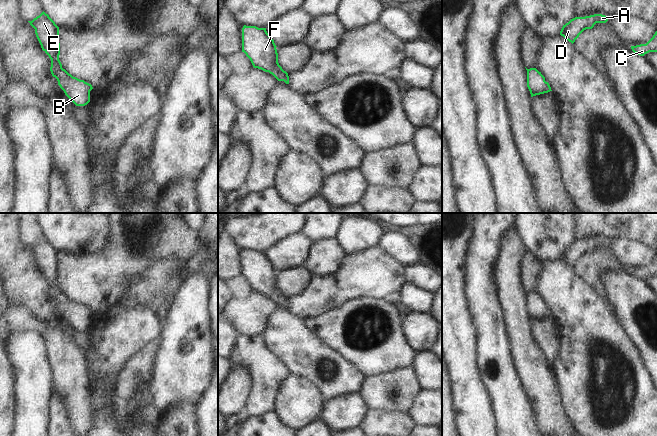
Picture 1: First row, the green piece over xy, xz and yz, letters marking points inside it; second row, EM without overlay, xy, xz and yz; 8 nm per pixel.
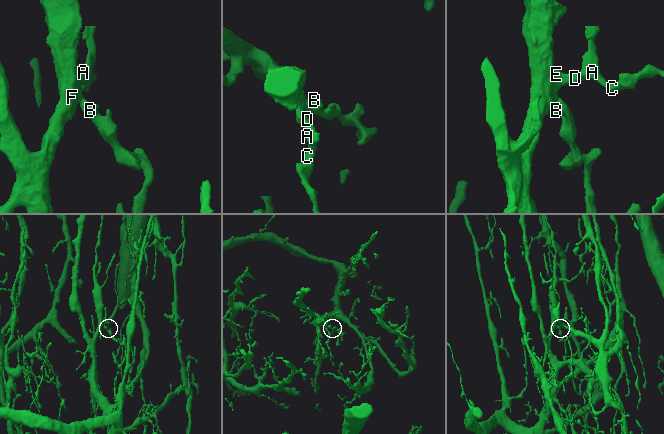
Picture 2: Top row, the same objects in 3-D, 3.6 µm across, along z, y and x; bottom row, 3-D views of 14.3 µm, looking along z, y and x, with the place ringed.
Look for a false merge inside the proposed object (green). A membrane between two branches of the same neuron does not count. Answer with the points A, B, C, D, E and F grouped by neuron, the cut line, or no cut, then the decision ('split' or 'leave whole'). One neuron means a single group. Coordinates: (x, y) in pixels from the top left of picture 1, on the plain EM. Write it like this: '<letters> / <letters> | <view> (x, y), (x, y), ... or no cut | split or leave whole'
A B C D E F | no cut | leave whole

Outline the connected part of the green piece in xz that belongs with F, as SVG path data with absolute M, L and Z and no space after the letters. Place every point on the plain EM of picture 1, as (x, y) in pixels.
M243 250L242 276L250 283L253 291L269 296L278 305L289 308L288 297L278 287L276 271L266 252Z

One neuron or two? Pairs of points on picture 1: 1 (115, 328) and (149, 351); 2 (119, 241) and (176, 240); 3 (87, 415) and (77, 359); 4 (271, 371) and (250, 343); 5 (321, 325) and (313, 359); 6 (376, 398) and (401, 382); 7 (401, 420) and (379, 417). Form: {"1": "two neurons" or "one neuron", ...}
{"1": "two neurons", "2": "one neuron", "3": "one neuron", "4": "one neuron", "5": "two neurons", "6": "one neuron", "7": "one neuron"}

